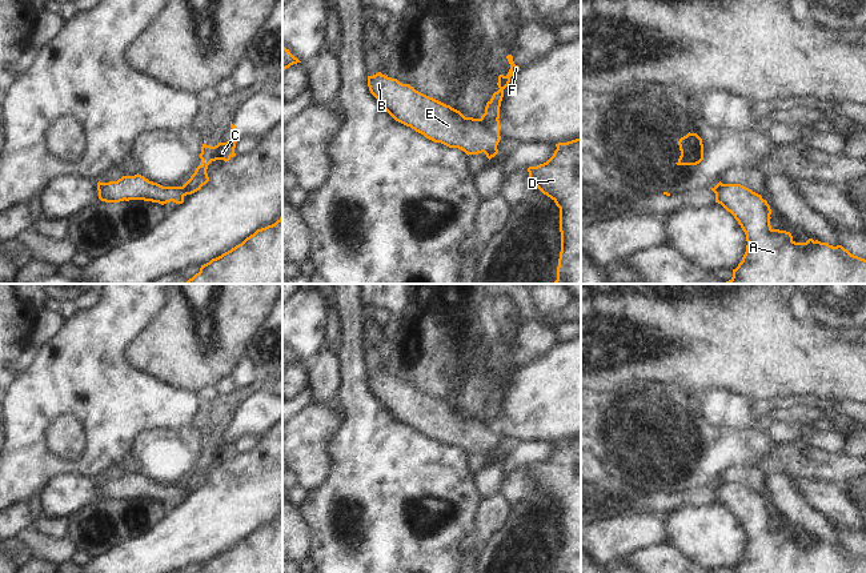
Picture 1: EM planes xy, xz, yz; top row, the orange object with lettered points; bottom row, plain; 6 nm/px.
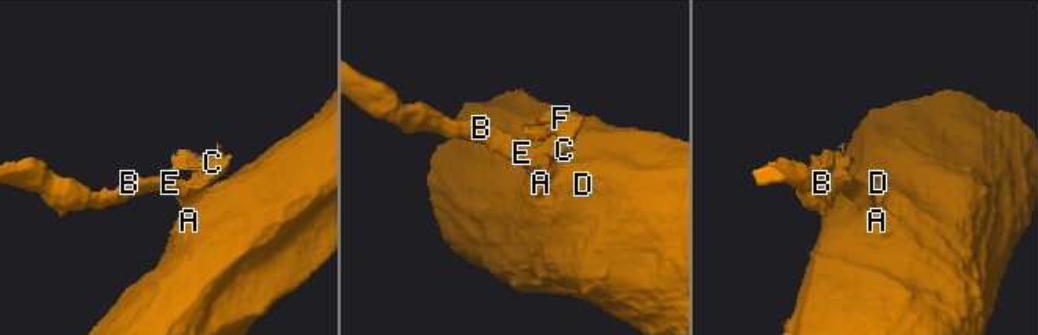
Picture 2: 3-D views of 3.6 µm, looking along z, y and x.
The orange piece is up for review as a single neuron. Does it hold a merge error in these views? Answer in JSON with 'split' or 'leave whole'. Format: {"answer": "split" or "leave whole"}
{"answer": "split"}

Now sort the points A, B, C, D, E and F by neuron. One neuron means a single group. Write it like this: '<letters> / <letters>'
A B D E / C F

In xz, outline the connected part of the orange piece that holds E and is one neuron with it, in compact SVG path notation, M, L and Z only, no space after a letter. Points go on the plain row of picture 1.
M381 370L368 374L370 392L398 421L426 437L469 453L485 452L490 458L498 452L500 433L485 426L481 417L465 416L460 409L416 389L409 382Z

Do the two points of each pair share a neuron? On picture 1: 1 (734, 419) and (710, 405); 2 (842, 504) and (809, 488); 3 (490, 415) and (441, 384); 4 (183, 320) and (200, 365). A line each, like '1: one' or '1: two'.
1: one
2: one
3: two
4: one

